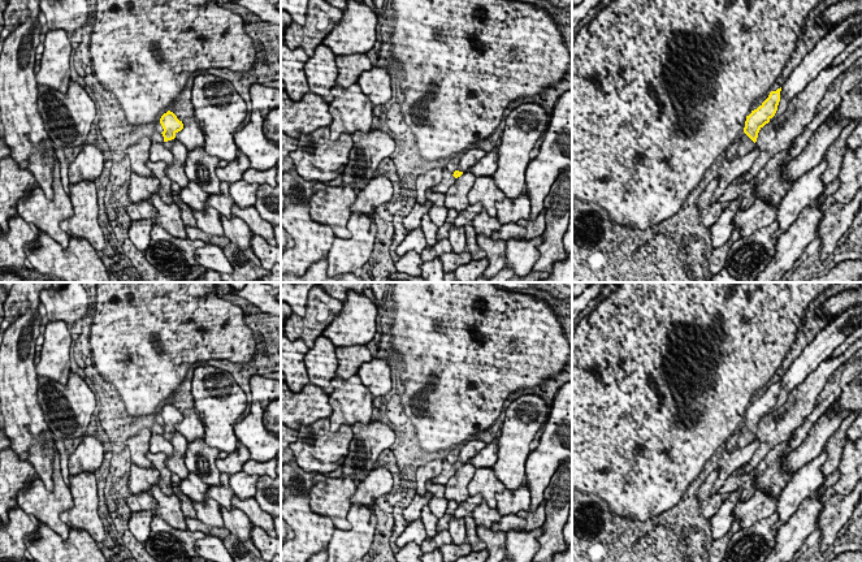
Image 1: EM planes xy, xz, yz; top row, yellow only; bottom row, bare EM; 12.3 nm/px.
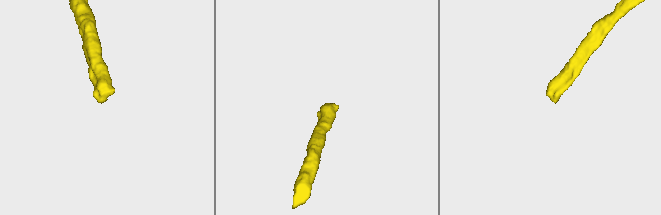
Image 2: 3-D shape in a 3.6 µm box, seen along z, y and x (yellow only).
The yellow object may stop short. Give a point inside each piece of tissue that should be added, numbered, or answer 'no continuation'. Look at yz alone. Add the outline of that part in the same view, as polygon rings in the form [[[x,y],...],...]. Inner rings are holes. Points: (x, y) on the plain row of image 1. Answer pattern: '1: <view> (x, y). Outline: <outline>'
1: yz (746, 436). Outline: [[[744,423],[741,424],[737,432],[740,433],[740,437],[733,450],[749,445],[755,438],[755,435]]]

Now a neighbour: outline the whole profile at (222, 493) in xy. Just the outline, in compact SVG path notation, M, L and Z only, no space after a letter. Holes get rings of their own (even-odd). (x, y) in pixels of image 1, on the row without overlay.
M220 474L220 484L211 485L207 490L207 494L212 500L215 500L220 506L225 507L226 510L230 510L233 507L231 498L234 496L234 490L229 484L229 475Z

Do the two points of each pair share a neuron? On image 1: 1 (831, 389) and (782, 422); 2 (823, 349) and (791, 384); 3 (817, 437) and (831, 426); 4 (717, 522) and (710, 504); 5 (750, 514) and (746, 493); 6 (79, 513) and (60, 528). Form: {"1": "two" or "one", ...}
{"1": "two", "2": "one", "3": "one", "4": "two", "5": "two", "6": "two"}

